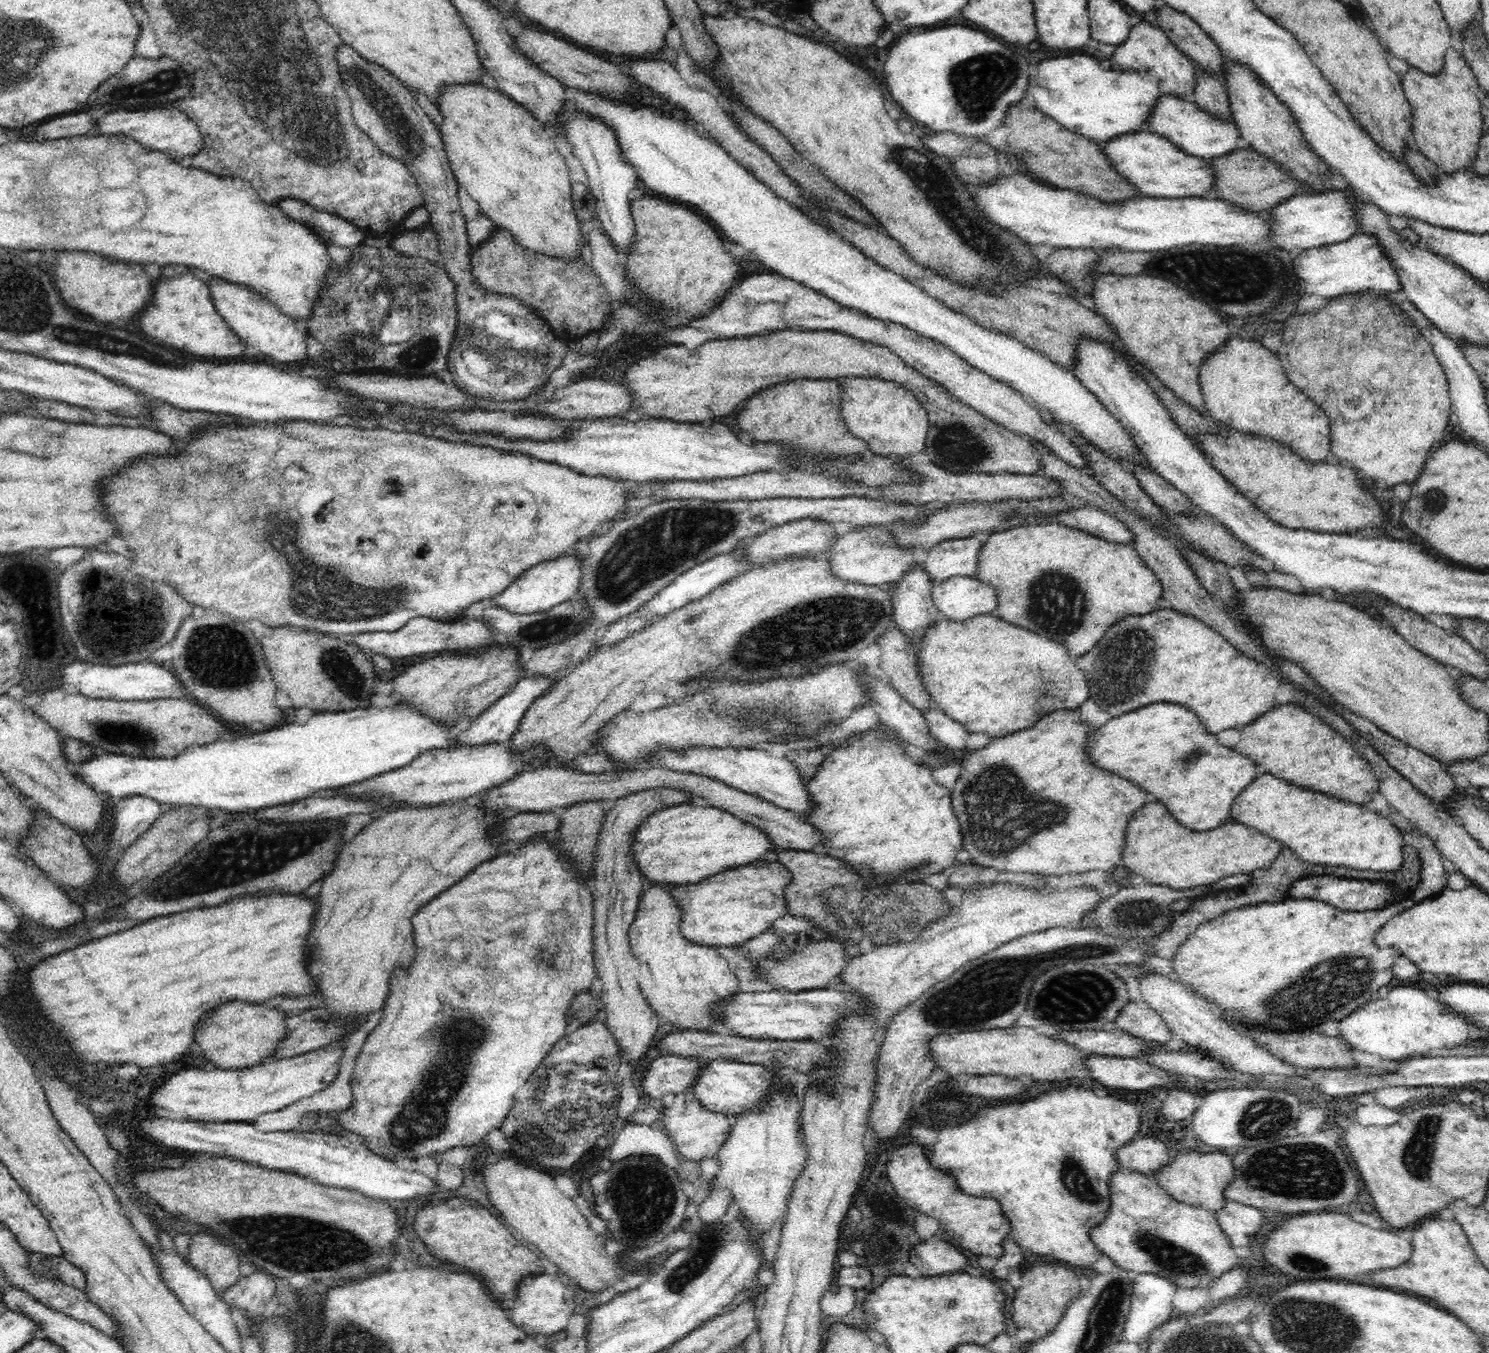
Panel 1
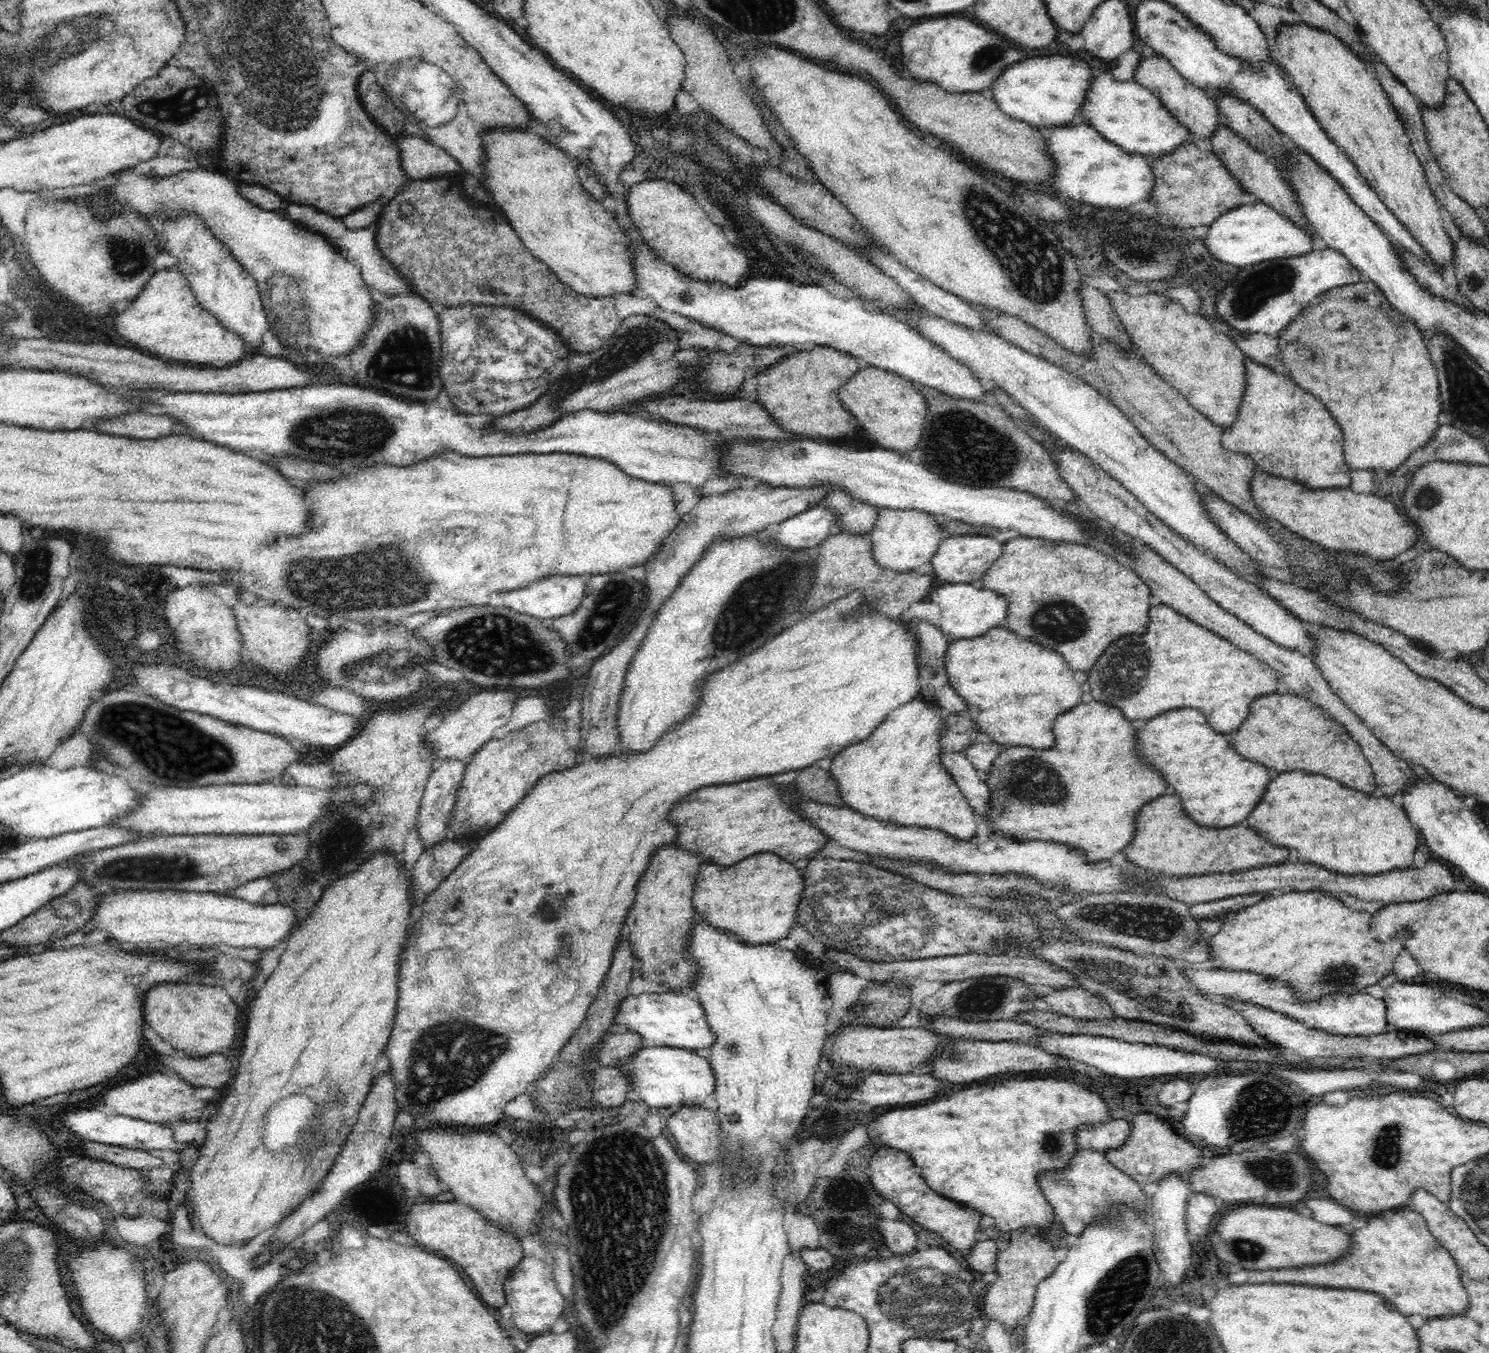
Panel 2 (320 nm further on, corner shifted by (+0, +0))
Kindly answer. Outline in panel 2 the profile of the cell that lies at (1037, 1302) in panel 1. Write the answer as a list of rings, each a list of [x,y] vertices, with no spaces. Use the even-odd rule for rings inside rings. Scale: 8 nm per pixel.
[[[1038,1229],[1016,1230],[1008,1234],[1008,1249],[997,1252],[995,1272],[998,1278],[988,1286],[984,1296],[984,1308],[987,1317],[1000,1321],[1009,1331],[1018,1326],[1018,1320],[1024,1318],[1033,1307],[1035,1290],[1040,1282],[1054,1273],[1061,1263],[1056,1258],[1055,1249],[1047,1236]]]

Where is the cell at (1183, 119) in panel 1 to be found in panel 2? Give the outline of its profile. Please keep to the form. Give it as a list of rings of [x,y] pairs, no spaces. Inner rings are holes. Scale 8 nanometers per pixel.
[[[1110,72],[1096,76],[1096,86],[1092,86],[1092,98],[1086,96],[1085,120],[1104,136],[1104,139],[1126,151],[1146,155],[1151,159],[1172,153],[1176,148],[1190,143],[1192,139],[1188,126],[1184,126],[1172,116],[1151,90],[1134,80],[1118,82],[1112,78]]]

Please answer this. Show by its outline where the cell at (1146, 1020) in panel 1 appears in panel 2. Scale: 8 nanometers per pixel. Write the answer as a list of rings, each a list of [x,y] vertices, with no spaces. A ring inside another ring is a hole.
[[[1080,987],[1056,989],[1051,994],[1039,994],[1055,1012],[1086,1020],[1116,1017],[1110,1005],[1099,994],[1092,994]]]

